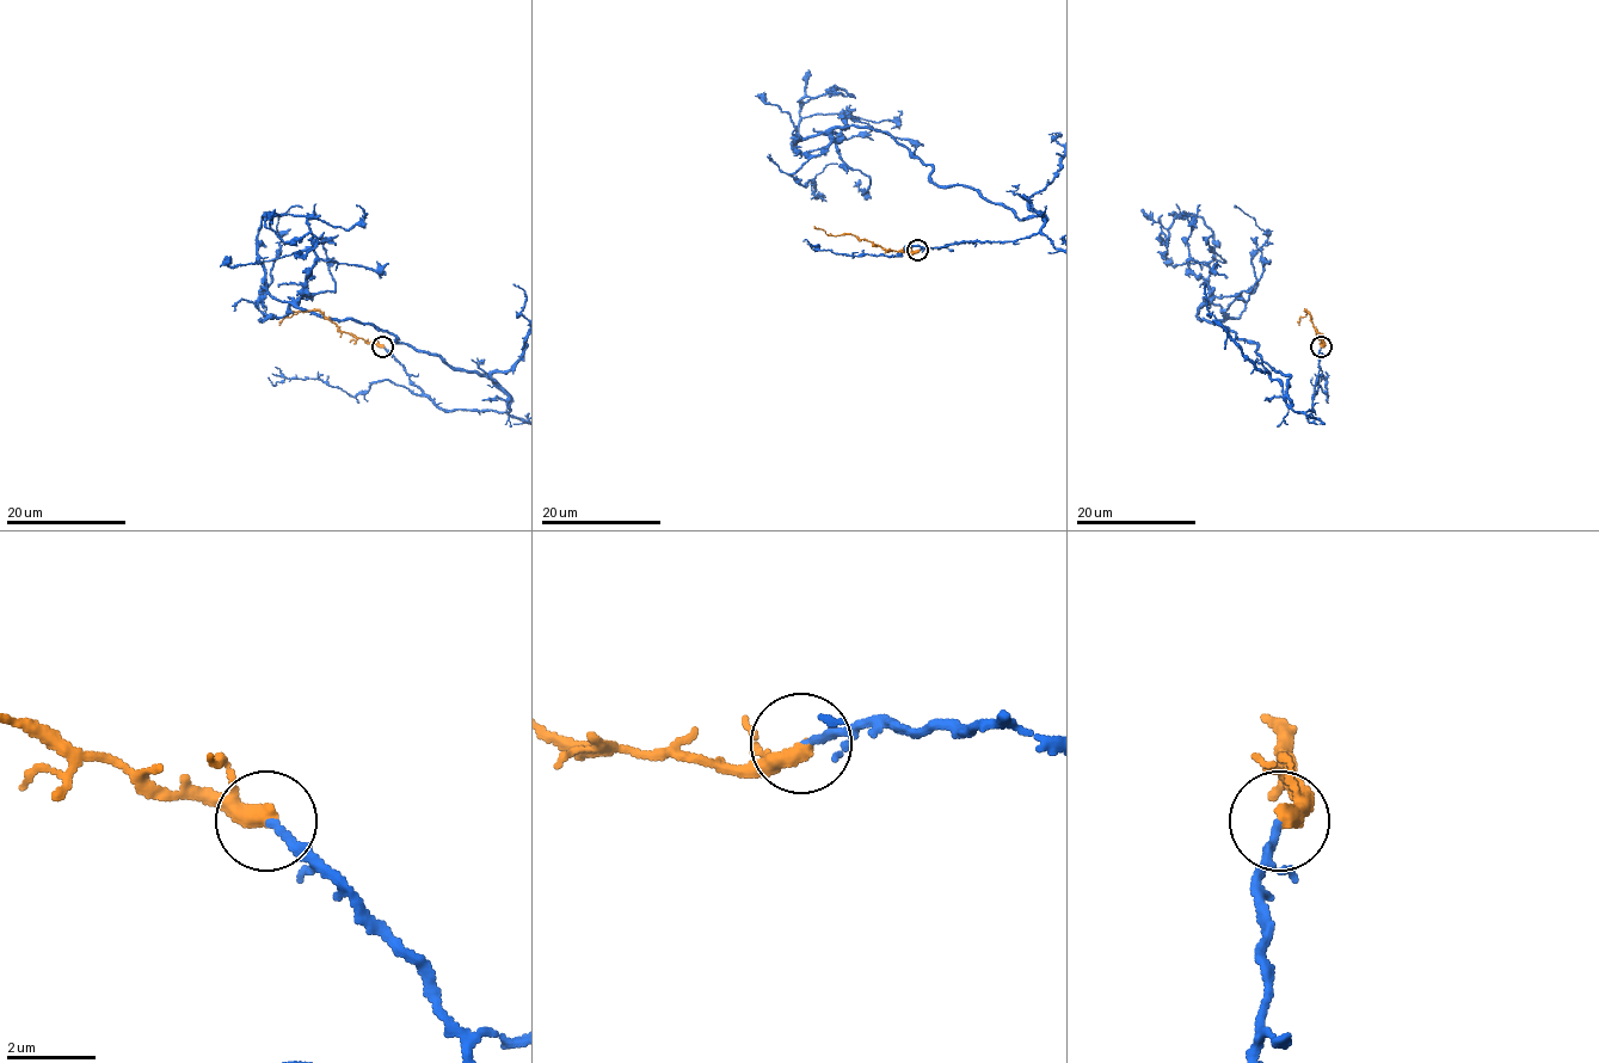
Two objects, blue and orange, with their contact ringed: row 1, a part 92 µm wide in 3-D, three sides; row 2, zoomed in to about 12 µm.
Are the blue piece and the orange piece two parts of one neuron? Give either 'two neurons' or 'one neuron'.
one neuron

